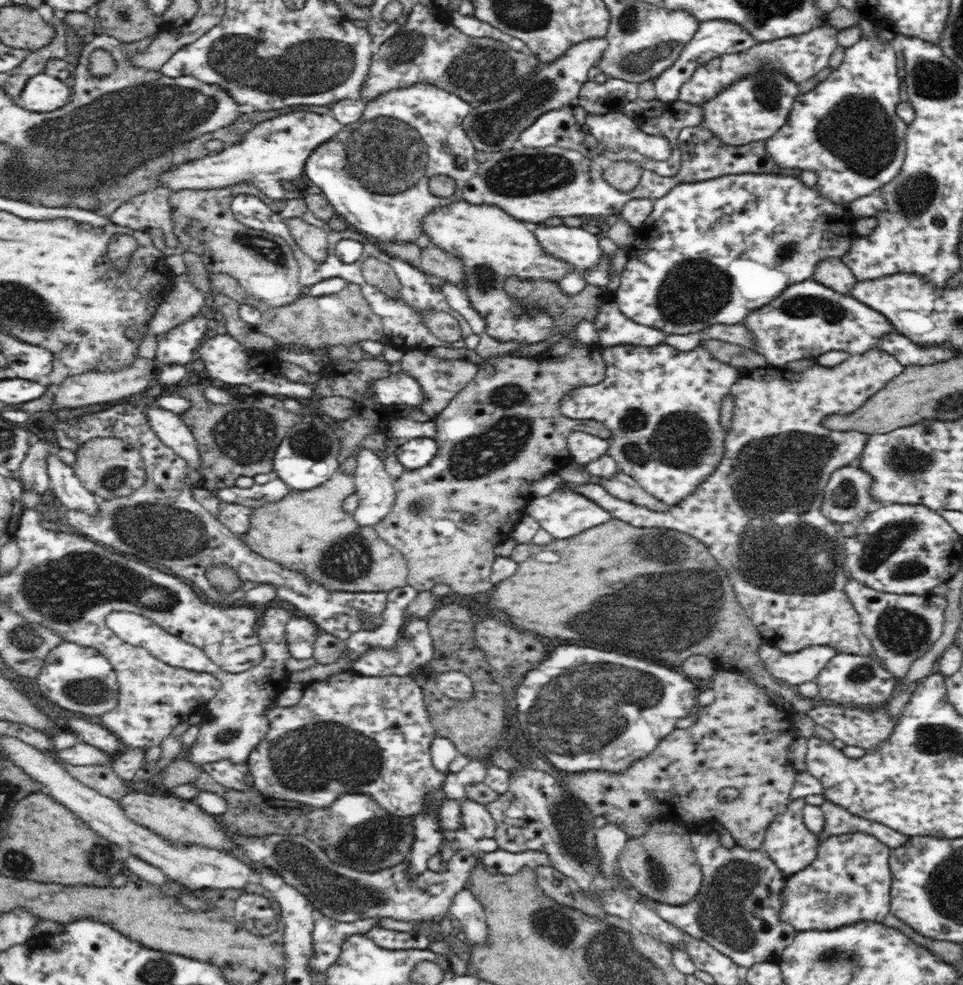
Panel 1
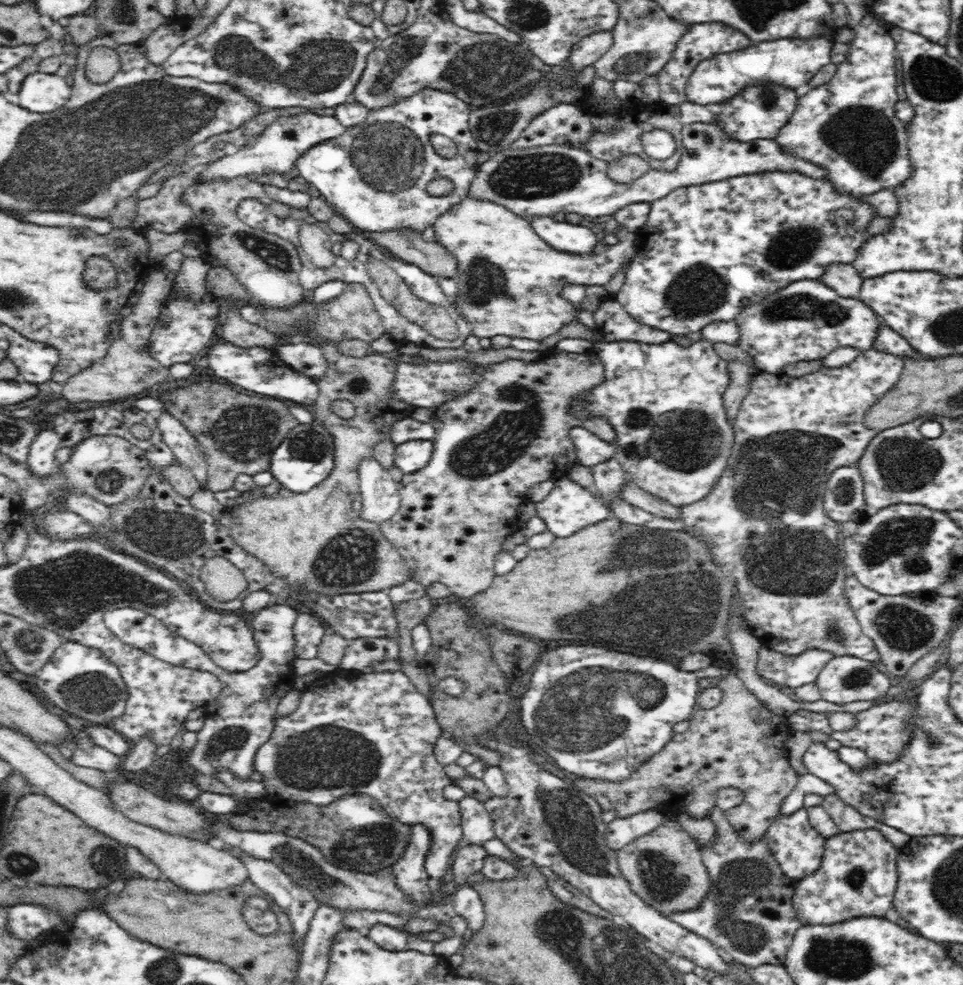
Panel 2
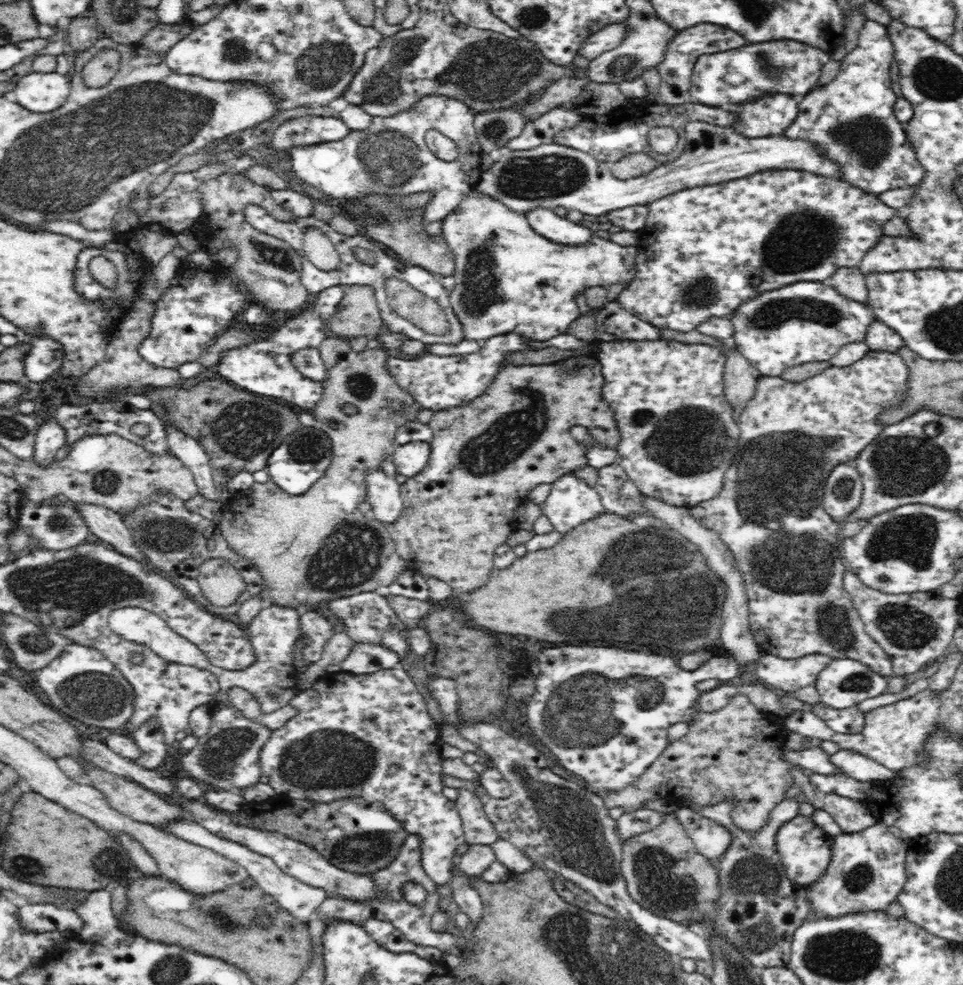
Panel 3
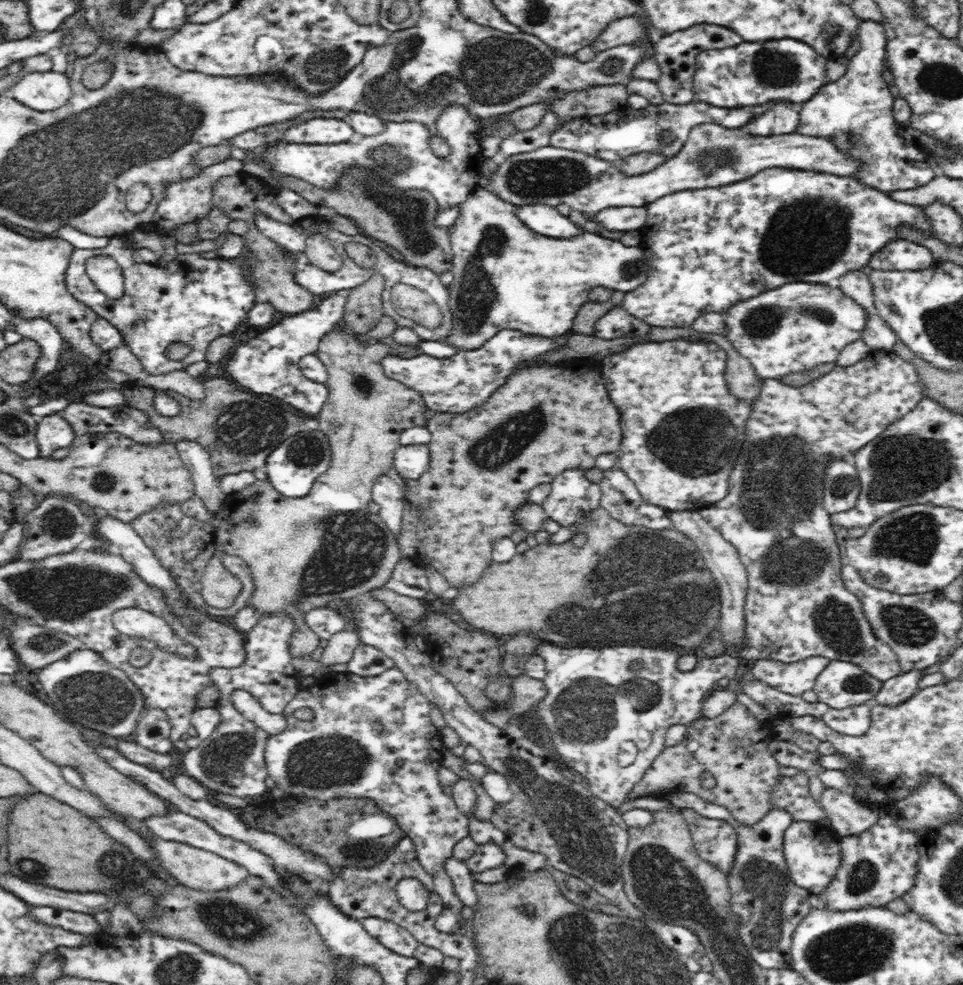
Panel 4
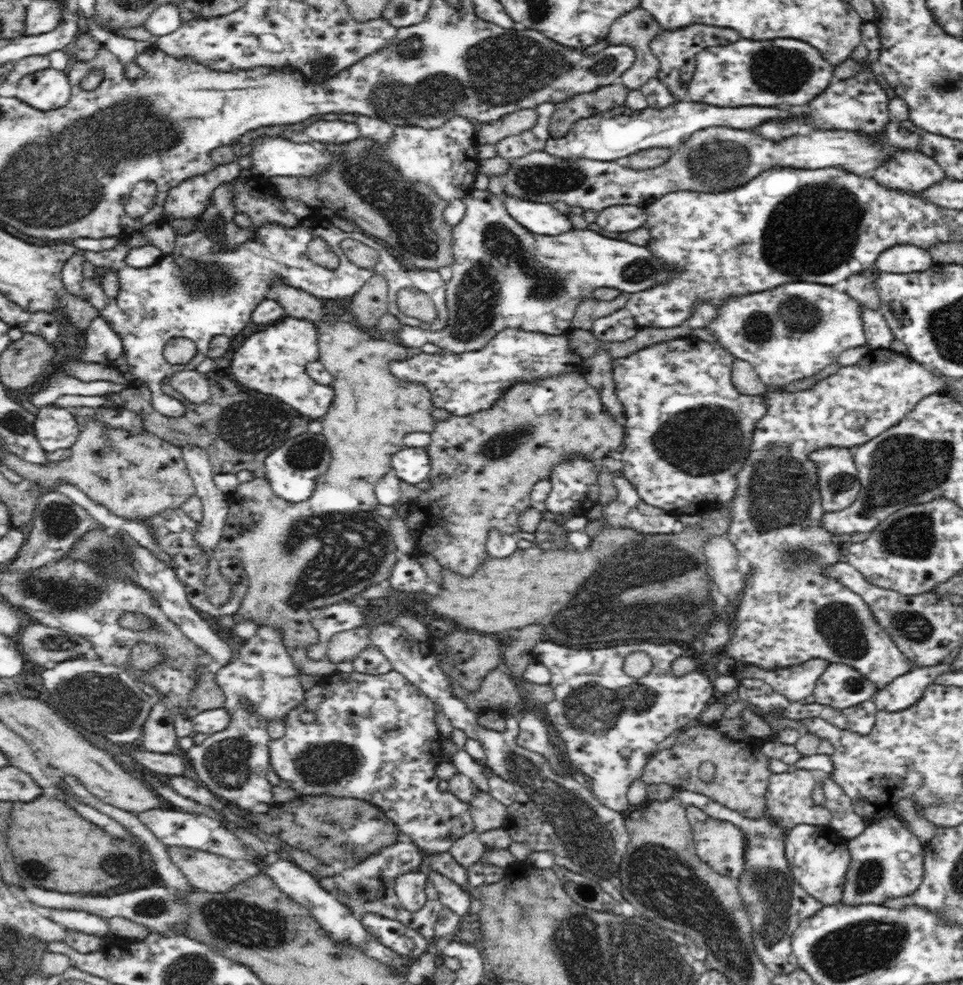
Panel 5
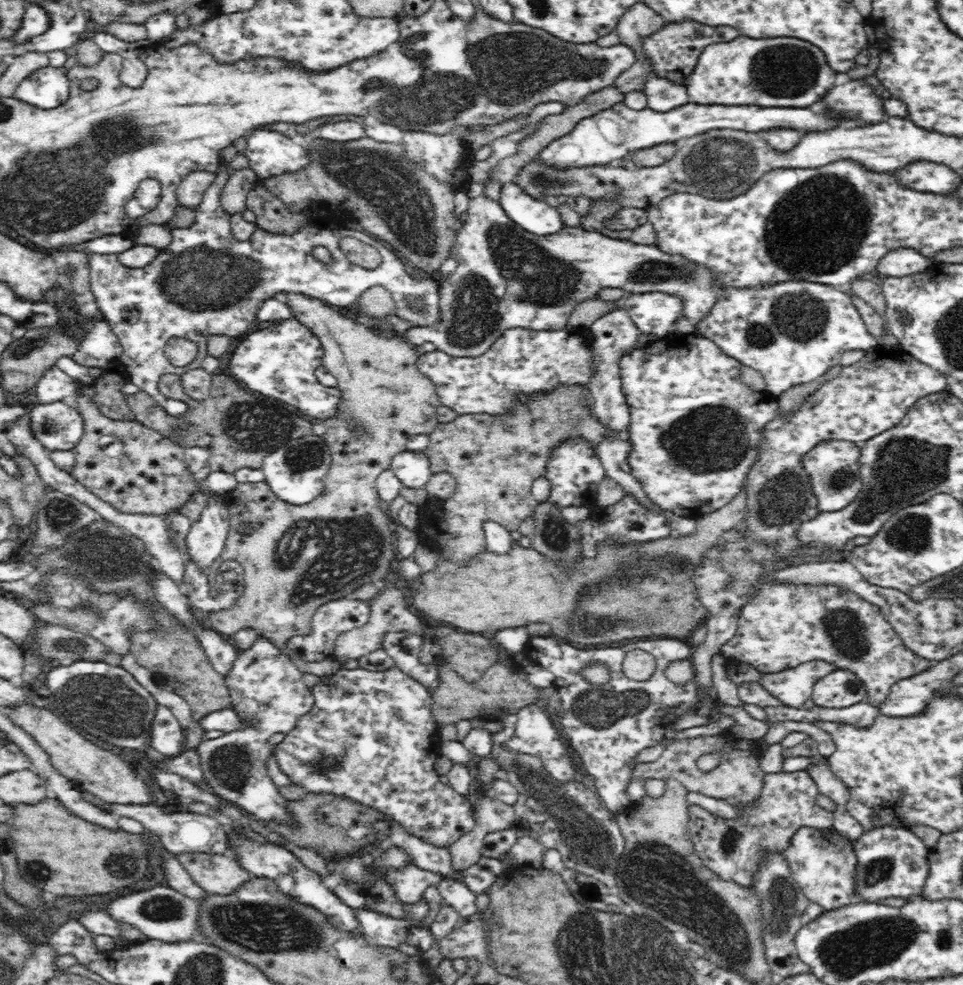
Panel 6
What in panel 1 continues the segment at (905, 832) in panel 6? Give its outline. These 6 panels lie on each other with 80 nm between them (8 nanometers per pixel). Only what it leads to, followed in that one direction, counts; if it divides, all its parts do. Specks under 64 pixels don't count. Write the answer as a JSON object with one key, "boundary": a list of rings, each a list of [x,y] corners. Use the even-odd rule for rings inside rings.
{"boundary":[[[848,833],[831,836],[818,845],[817,856],[806,868],[785,876],[782,906],[779,918],[783,924],[790,924],[796,931],[831,931],[846,928],[860,922],[883,923],[890,911],[892,874],[888,865],[891,849],[875,836],[864,833]]]}

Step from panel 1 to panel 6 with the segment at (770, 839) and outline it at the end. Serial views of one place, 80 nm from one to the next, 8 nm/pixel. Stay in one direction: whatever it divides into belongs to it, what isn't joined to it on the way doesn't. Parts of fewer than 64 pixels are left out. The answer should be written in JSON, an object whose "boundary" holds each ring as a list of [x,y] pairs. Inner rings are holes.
{"boundary":[[[802,826],[792,834],[788,846],[784,857],[792,871],[792,877],[812,902],[820,904],[824,911],[859,902],[854,887],[857,859],[852,841],[840,836],[833,828]]]}

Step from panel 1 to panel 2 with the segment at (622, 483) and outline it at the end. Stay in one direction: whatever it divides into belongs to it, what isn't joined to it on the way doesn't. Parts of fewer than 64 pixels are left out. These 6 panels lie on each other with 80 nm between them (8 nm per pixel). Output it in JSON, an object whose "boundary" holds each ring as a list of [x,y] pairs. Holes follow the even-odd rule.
{"boundary":[[[628,480],[618,490],[620,498],[627,504],[640,508],[649,514],[661,516],[662,518],[678,518],[681,508],[669,504],[666,500],[660,499],[640,488],[633,480]]]}

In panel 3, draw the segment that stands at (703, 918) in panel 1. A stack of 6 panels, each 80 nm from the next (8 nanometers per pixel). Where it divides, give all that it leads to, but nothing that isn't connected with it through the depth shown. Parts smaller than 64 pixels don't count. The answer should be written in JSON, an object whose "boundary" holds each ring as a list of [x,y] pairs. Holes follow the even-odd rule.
{"boundary":[[[722,798],[718,804],[700,807],[702,816],[730,831],[727,852],[718,861],[712,861],[719,881],[718,900],[712,902],[715,912],[700,921],[687,921],[686,926],[697,925],[709,936],[722,937],[730,946],[758,968],[786,967],[793,941],[793,933],[810,918],[811,909],[805,888],[788,879],[776,849],[776,830],[780,824],[799,814],[799,800],[784,798],[769,814],[768,822],[754,835],[741,831],[730,818],[736,806],[735,798]]]}

